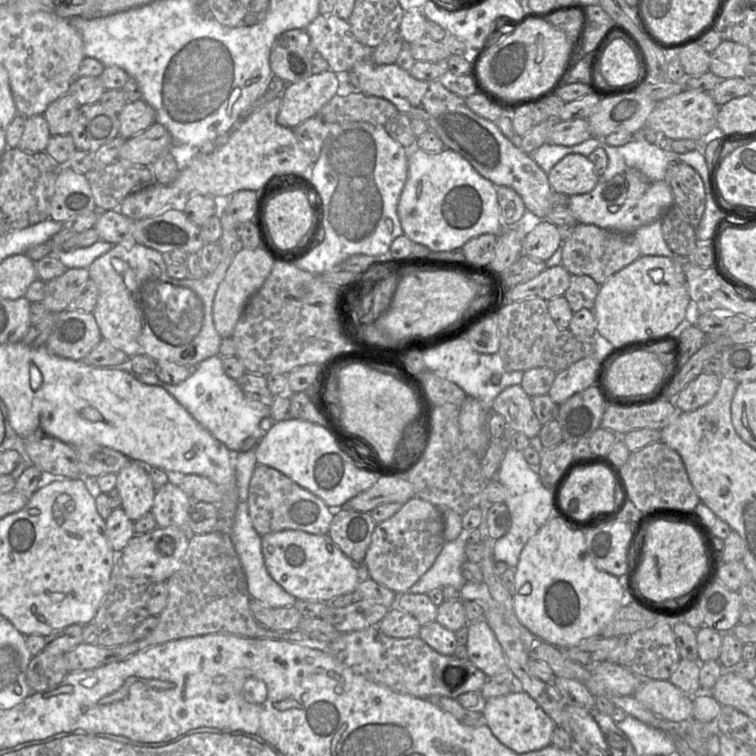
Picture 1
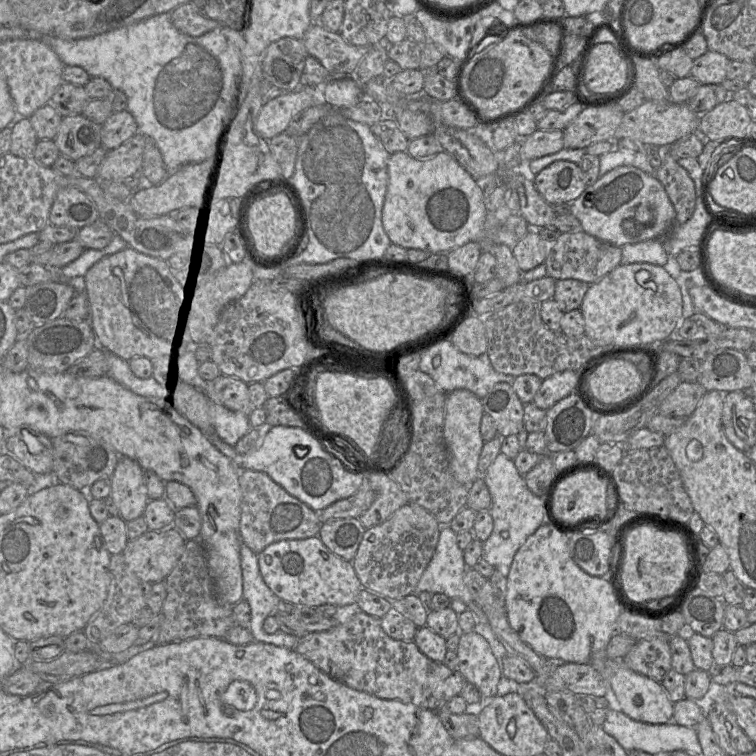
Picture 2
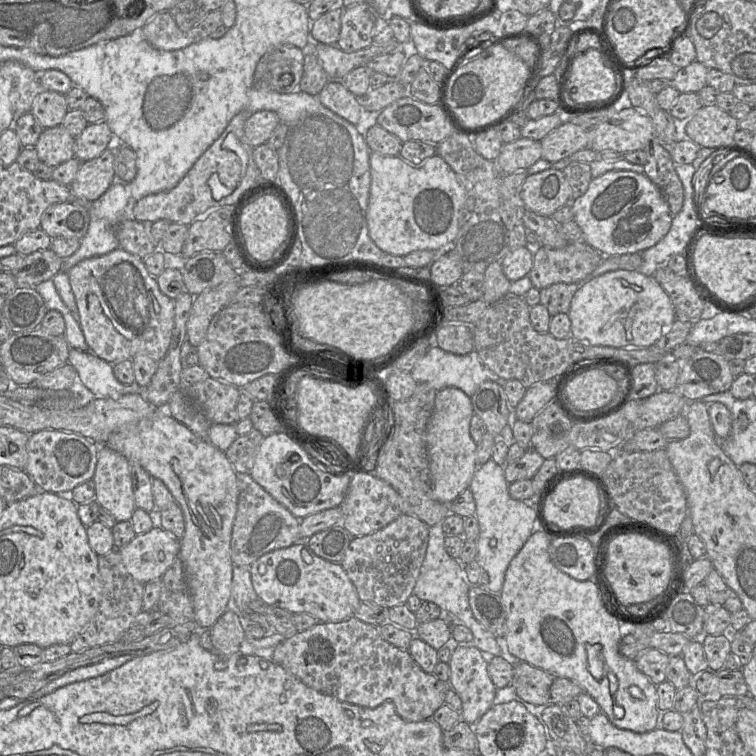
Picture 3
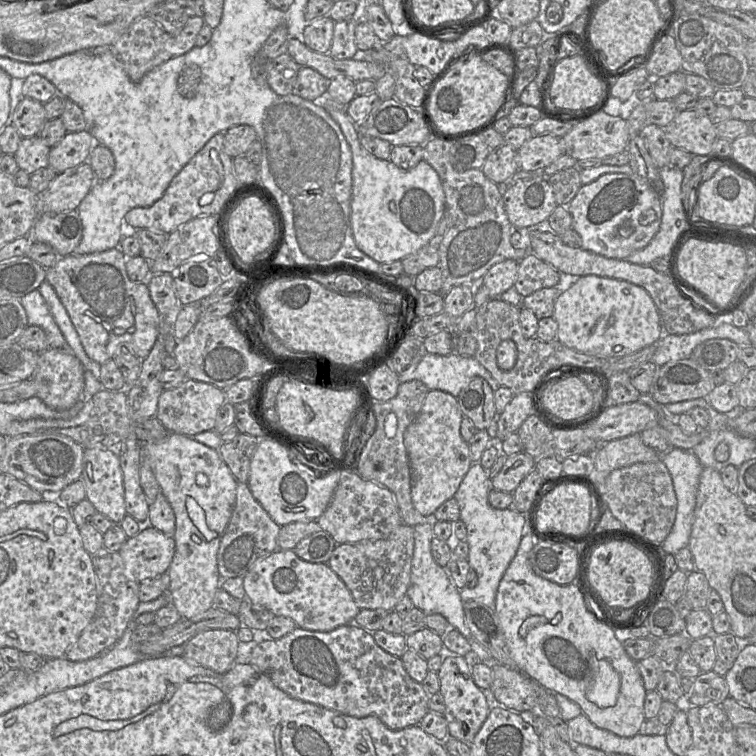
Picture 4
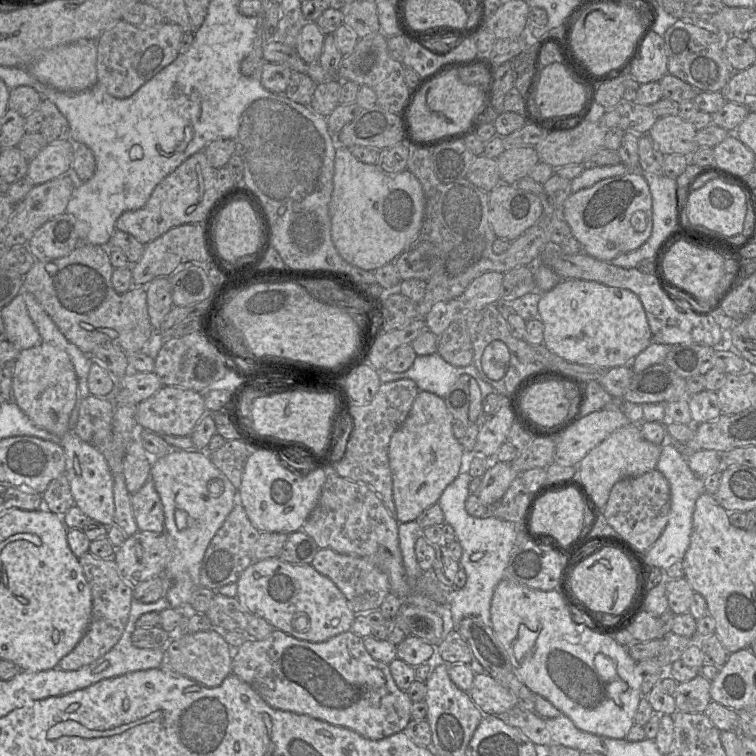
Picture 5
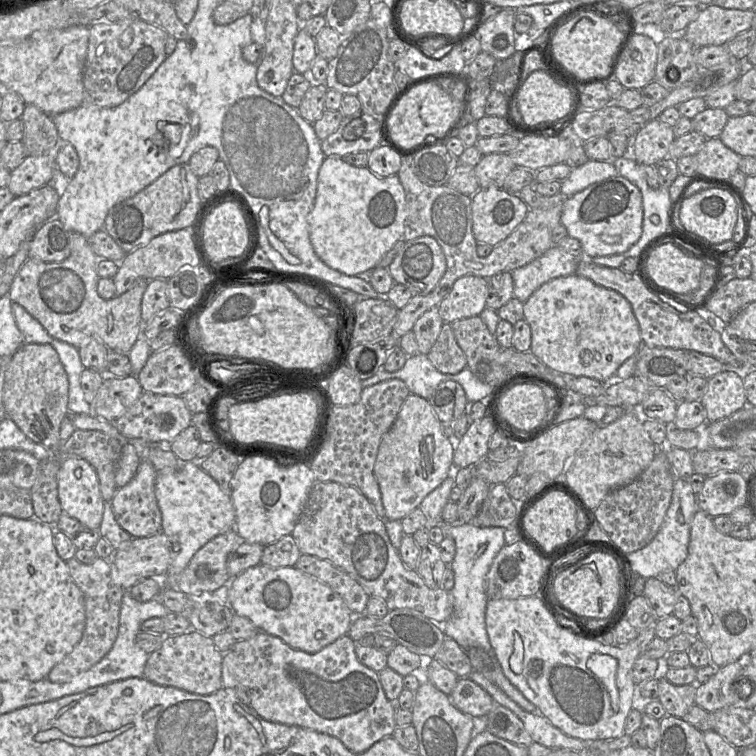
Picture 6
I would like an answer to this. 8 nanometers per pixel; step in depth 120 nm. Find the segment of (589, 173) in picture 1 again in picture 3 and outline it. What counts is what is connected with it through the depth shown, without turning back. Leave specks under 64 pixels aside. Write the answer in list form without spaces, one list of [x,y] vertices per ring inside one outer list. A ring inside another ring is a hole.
[[[554,168],[526,177],[519,194],[523,209],[543,216],[551,216],[572,200],[572,190],[564,172]]]

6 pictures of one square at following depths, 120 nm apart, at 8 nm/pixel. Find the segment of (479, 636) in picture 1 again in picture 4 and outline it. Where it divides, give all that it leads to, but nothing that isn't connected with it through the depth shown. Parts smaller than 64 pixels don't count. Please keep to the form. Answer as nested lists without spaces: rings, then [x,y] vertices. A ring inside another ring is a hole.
[[[447,656],[437,673],[440,681],[439,693],[446,707],[443,715],[448,723],[448,735],[471,746],[492,708],[492,704],[488,702],[488,692],[483,691],[474,683],[472,665],[464,656]]]

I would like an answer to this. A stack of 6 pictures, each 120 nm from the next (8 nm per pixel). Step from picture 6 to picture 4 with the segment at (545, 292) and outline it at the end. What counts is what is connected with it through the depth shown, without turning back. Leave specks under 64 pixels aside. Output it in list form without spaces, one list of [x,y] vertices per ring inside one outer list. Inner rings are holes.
[[[597,275],[580,277],[569,289],[562,292],[555,302],[552,317],[558,324],[559,342],[576,351],[597,357],[629,355],[656,343],[664,335],[656,305],[644,288],[624,280]]]

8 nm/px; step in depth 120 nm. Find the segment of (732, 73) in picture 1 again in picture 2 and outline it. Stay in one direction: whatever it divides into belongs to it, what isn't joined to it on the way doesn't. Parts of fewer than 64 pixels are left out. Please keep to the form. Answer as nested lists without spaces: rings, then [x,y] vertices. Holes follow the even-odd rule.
[[[708,50],[702,56],[694,59],[688,77],[694,78],[701,85],[721,84],[726,80],[727,65],[730,61],[732,60],[724,54]]]

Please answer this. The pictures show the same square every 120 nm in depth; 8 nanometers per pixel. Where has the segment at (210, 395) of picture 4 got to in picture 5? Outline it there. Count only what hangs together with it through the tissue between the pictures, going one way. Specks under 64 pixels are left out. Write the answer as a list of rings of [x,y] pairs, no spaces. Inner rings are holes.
[[[163,386],[153,396],[136,406],[135,421],[141,428],[158,435],[183,437],[192,433],[206,413],[202,393],[175,386]]]

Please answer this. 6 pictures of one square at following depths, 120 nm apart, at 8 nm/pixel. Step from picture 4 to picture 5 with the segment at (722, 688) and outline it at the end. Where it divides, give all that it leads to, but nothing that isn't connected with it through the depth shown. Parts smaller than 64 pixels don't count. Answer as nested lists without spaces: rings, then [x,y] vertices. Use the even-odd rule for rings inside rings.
[[[701,674],[694,679],[678,684],[674,698],[677,711],[687,713],[704,713],[712,702],[710,695],[711,682]]]

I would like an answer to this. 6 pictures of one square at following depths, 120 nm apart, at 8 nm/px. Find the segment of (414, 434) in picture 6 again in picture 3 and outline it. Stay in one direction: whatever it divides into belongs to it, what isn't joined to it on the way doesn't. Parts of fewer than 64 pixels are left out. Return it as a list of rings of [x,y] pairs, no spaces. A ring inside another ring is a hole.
[[[447,387],[437,391],[434,409],[426,428],[426,448],[428,452],[433,498],[449,504],[461,492],[469,488],[477,469],[477,443],[470,435],[470,422],[474,415],[472,402],[462,390]]]

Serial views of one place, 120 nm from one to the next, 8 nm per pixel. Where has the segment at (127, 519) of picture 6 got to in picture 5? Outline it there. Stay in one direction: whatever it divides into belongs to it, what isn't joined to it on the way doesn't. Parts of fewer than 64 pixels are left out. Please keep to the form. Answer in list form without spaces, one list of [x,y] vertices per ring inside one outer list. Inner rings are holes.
[[[151,478],[140,488],[138,492],[131,495],[131,506],[139,531],[165,533],[164,508]]]

